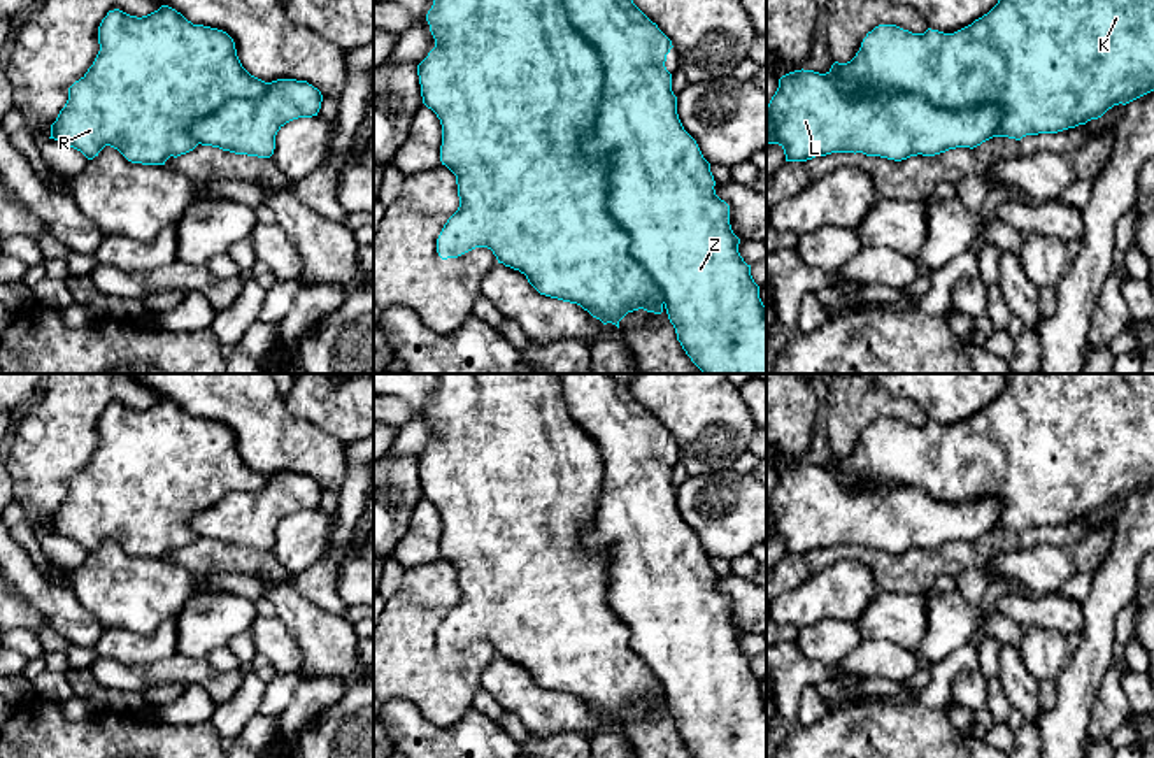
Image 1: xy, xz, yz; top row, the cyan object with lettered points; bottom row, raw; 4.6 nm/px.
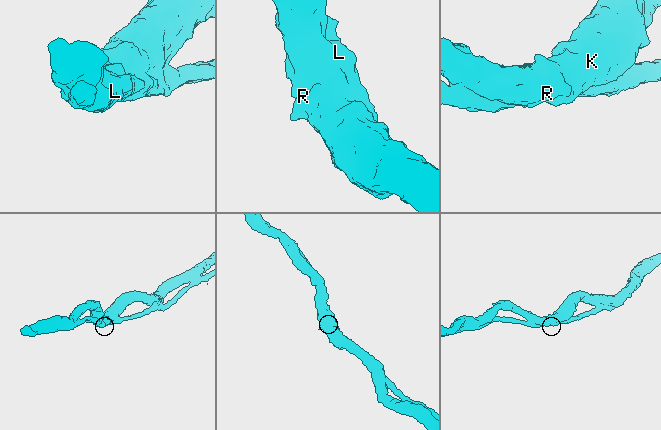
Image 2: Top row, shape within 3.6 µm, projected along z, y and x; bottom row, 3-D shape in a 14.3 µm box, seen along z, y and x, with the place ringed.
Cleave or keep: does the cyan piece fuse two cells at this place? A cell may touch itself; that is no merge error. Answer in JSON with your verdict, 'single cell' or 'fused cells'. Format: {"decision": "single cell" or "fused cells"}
{"decision": "single cell"}

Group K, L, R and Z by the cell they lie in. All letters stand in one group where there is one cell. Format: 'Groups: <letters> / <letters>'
Groups: K L R Z

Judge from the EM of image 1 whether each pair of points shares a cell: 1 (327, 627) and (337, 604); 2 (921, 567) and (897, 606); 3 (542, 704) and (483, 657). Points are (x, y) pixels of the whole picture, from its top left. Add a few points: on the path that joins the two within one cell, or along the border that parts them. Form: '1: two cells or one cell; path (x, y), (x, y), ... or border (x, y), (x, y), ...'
1: two cells; border (299, 592), (341, 616)
2: two cells; border (881, 590), (923, 595)
3: two cells; border (497, 655), (483, 671), (479, 686)

